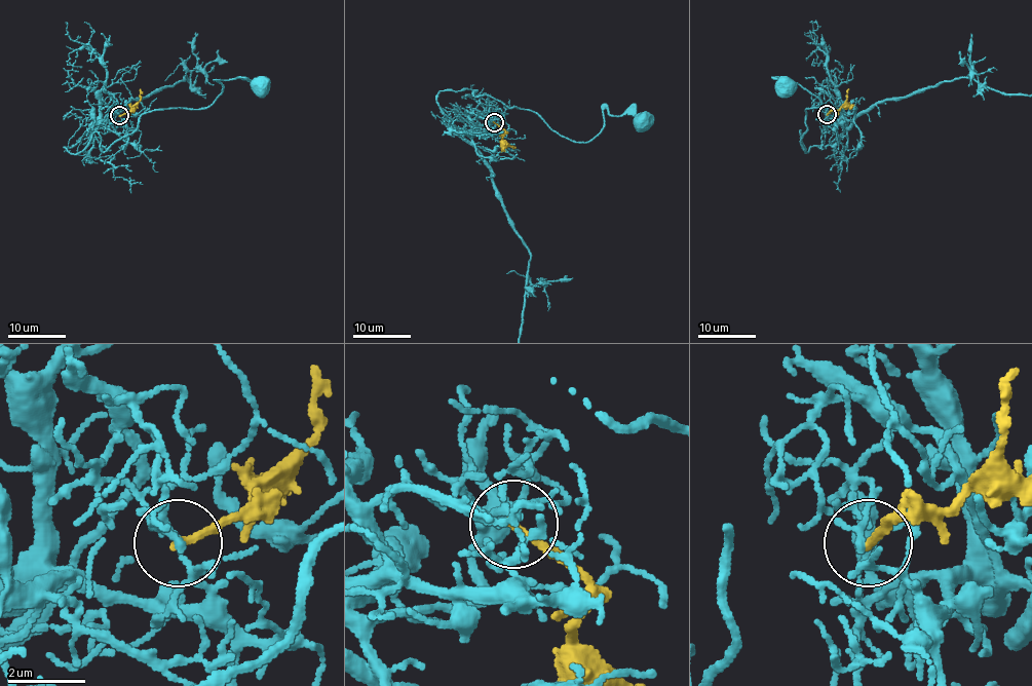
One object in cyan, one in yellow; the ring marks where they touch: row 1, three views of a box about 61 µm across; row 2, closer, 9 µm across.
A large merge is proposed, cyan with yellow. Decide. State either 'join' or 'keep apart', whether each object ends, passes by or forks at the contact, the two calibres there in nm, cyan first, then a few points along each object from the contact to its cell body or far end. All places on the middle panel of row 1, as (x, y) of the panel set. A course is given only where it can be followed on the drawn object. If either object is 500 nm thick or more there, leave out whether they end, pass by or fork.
keep apart; cyan forks; yellow ends; calibres 110 and 200 nm; course cyan (494, 121), (456, 131), (438, 94), (474, 89), (575, 141), (599, 132), (605, 108), (641, 121); course yellow (494, 122), (504, 130), (503, 140), (514, 148)

